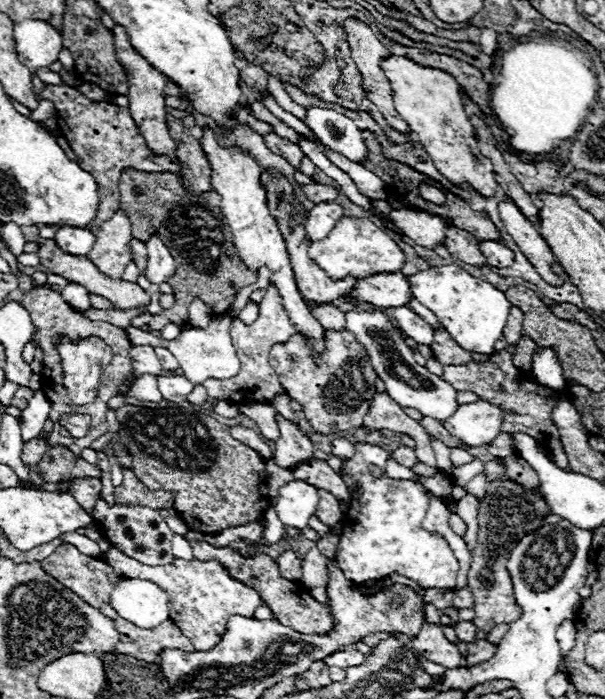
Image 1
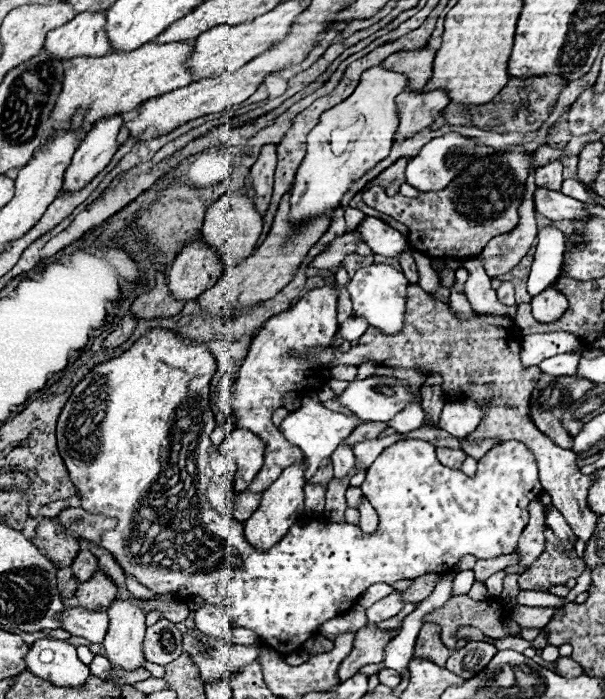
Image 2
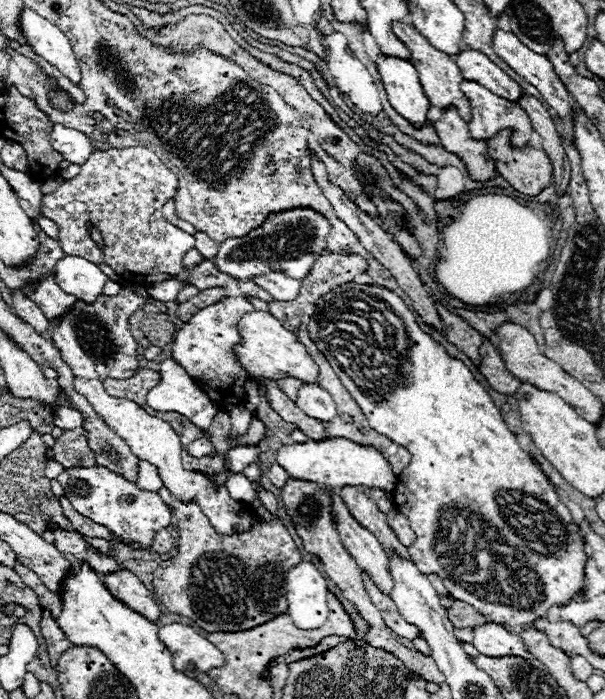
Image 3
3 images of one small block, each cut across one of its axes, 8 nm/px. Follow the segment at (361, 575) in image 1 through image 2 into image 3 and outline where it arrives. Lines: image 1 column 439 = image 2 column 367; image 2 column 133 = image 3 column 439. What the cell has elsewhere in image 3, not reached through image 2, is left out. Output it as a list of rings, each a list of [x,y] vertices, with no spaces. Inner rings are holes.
[[[354,282],[342,284],[342,286],[334,288],[332,292],[328,292],[326,296],[322,296],[318,300],[318,306],[314,310],[314,316],[310,318],[308,330],[310,330],[310,338],[318,344],[320,352],[330,360],[334,372],[338,374],[338,378],[342,380],[346,390],[352,394],[352,398],[362,408],[370,426],[378,434],[392,440],[394,444],[400,444],[400,446],[408,448],[408,452],[412,456],[410,464],[398,476],[398,482],[396,482],[396,488],[394,488],[394,496],[396,496],[394,504],[410,520],[410,526],[416,532],[416,540],[414,540],[414,544],[408,546],[408,552],[410,552],[412,560],[416,562],[416,566],[422,572],[438,574],[442,578],[444,586],[448,588],[448,592],[452,594],[452,598],[472,604],[490,622],[498,622],[498,624],[506,622],[510,626],[532,624],[538,616],[544,618],[552,606],[566,606],[576,596],[582,596],[582,592],[584,592],[584,570],[586,570],[588,554],[584,552],[584,538],[580,534],[578,524],[572,520],[570,510],[560,500],[560,496],[552,488],[546,474],[520,448],[520,444],[516,442],[516,436],[506,426],[500,410],[494,406],[490,394],[482,388],[482,384],[478,384],[474,380],[472,372],[460,360],[450,358],[446,354],[446,350],[430,338],[430,334],[420,330],[412,310],[404,304],[404,300],[398,294],[394,294],[388,288],[378,288],[378,286],[366,286],[366,284],[354,284]]]

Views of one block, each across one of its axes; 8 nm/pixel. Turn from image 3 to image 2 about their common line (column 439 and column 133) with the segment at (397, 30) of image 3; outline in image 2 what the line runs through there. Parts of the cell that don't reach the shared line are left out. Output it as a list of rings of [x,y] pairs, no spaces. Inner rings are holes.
[[[194,40],[184,42],[166,42],[154,44],[148,42],[130,52],[110,52],[106,56],[80,56],[70,60],[70,68],[64,74],[62,92],[52,112],[52,128],[56,132],[68,130],[70,120],[78,108],[84,110],[84,124],[80,140],[84,140],[86,132],[98,122],[102,116],[122,114],[138,104],[146,102],[148,98],[162,96],[164,92],[188,86],[194,78],[188,70],[186,60],[190,60],[190,52],[194,50]]]

